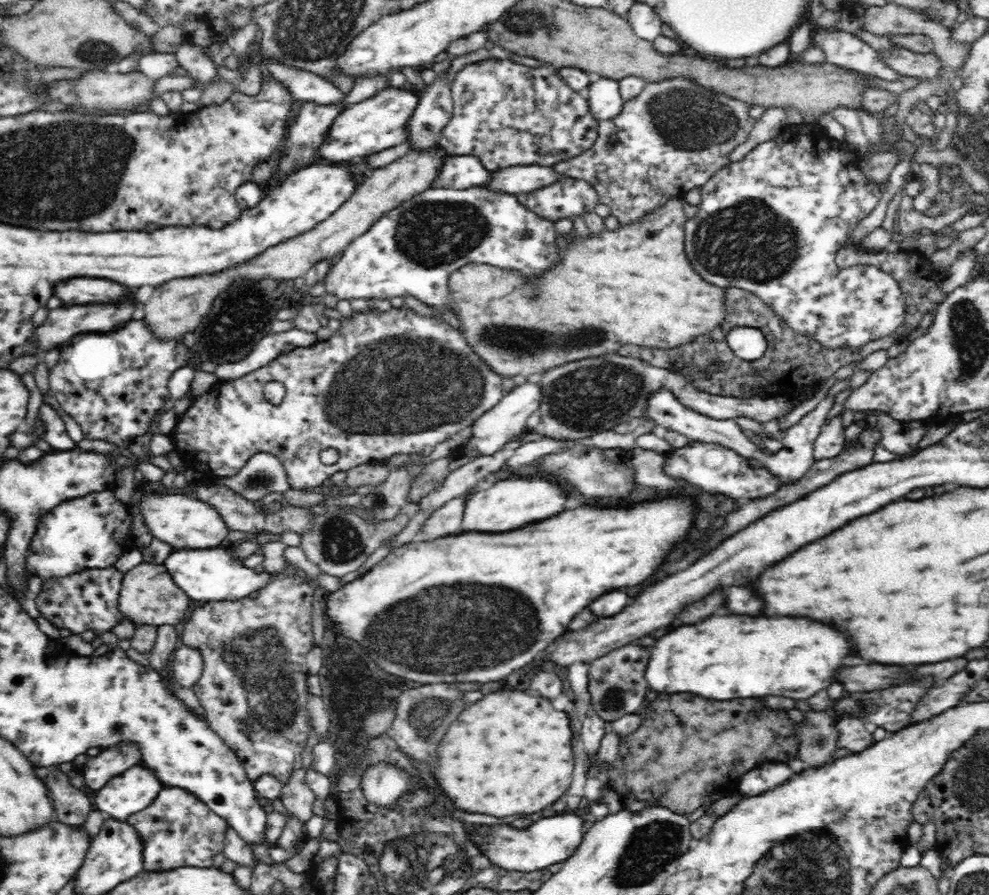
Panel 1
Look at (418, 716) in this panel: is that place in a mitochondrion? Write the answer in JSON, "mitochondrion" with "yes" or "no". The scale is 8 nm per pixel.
{"mitochondrion":"yes"}

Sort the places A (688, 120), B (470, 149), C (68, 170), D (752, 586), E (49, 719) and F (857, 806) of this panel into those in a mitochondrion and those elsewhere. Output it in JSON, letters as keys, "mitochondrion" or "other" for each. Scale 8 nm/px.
{"A":"mitochondrion","B":"other","C":"mitochondrion","D":"other","E":"other","F":"other"}

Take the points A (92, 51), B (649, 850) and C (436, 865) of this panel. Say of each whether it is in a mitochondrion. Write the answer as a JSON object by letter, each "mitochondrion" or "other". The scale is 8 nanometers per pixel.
{"A":"mitochondrion","B":"mitochondrion","C":"mitochondrion"}

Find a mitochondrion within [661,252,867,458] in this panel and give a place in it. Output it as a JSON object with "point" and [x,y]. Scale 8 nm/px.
{"point":[712,363]}

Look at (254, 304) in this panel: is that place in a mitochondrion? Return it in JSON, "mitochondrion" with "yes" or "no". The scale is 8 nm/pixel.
{"mitochondrion":"yes"}

